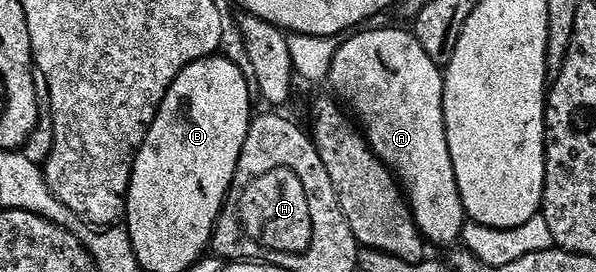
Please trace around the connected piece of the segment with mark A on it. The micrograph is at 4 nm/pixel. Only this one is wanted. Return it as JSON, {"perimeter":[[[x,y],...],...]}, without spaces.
{"perimeter":[[[370,28],[347,36],[339,44],[328,85],[352,113],[354,108],[353,116],[360,122],[370,148],[396,174],[414,212],[418,232],[427,242],[453,246],[468,218],[448,147],[443,70],[409,28]]]}

